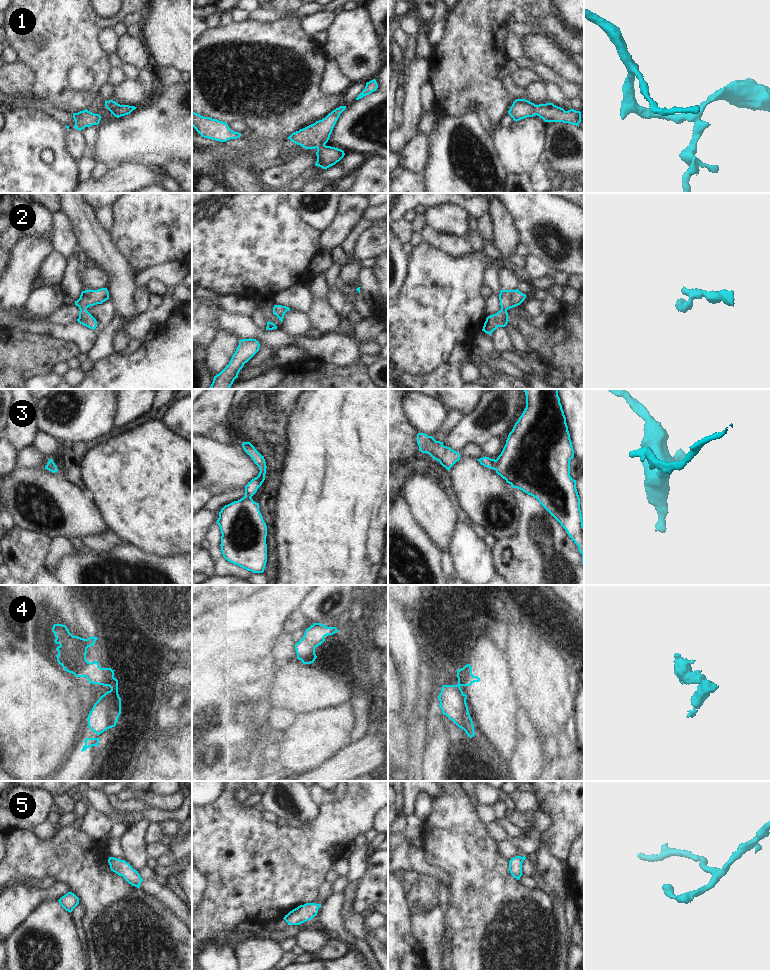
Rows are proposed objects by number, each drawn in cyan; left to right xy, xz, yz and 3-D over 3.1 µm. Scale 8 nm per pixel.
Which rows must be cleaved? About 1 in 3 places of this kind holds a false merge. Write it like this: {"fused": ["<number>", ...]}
{"fused": ["4"]}

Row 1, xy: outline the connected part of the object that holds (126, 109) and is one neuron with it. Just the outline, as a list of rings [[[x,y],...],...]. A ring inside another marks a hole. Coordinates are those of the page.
[[[113,100],[105,101],[105,106],[117,118],[128,115],[137,108],[135,106],[120,105]]]

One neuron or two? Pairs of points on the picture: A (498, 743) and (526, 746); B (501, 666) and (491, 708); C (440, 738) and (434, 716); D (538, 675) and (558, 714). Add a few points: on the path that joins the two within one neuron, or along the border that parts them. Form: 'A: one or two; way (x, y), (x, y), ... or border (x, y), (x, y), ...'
A: two; border (515, 721), (515, 747), (511, 758), (504, 766)
B: one; way (491, 676), (491, 698)
C: two; border (441, 713), (440, 725), (431, 735), (426, 745)
D: one; way (541, 685), (550, 704)

